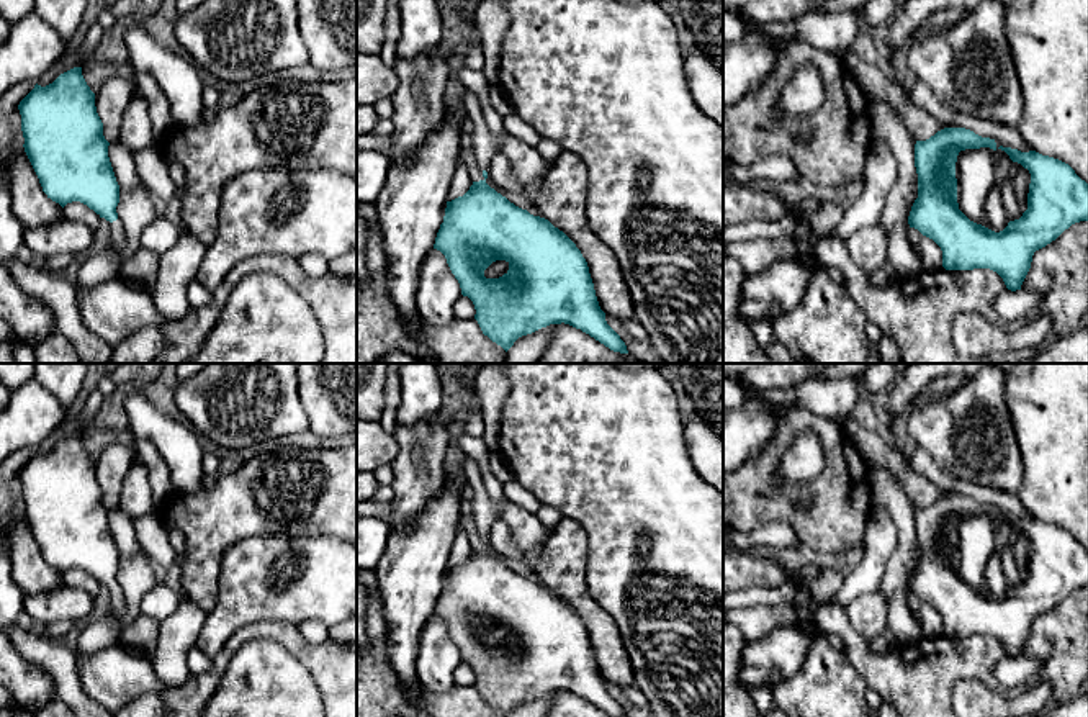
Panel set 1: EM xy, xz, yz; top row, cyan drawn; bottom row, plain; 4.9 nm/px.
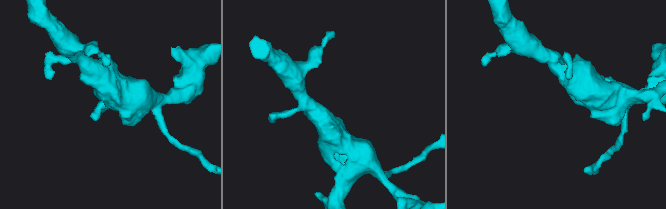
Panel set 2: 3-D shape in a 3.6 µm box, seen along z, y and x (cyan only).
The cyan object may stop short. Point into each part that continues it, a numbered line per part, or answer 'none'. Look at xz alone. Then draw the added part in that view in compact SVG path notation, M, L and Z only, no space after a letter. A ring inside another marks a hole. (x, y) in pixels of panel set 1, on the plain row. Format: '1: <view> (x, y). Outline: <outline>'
none

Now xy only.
1: xy (97, 634). Outline: M119 586L110 589L110 612L100 620L88 620L82 629L75 655L90 655L111 647L121 638L121 617L124 614L124 594Z

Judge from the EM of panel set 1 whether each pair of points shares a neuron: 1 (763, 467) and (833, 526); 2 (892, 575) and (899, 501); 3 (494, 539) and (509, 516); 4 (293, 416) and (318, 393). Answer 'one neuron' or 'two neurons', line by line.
1: one neuron
2: one neuron
3: two neurons
4: two neurons

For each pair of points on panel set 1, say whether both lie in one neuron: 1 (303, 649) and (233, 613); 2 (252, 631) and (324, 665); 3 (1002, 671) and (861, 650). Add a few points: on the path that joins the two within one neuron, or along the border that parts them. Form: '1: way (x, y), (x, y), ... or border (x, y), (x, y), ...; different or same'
1: border (293, 624), (249, 622), (223, 647); different
2: way (270, 631), (285, 634), (306, 653); same
3: border (1007, 655), (995, 665), (993, 676); different

